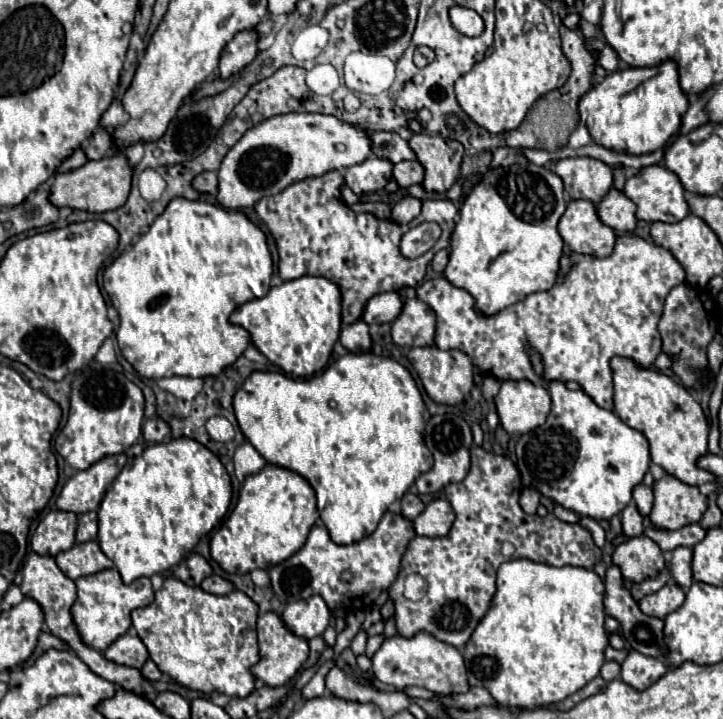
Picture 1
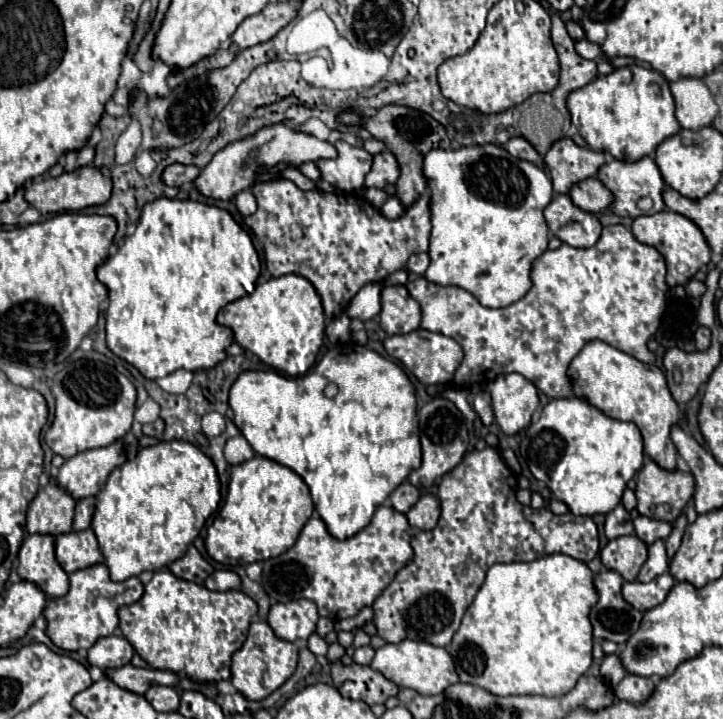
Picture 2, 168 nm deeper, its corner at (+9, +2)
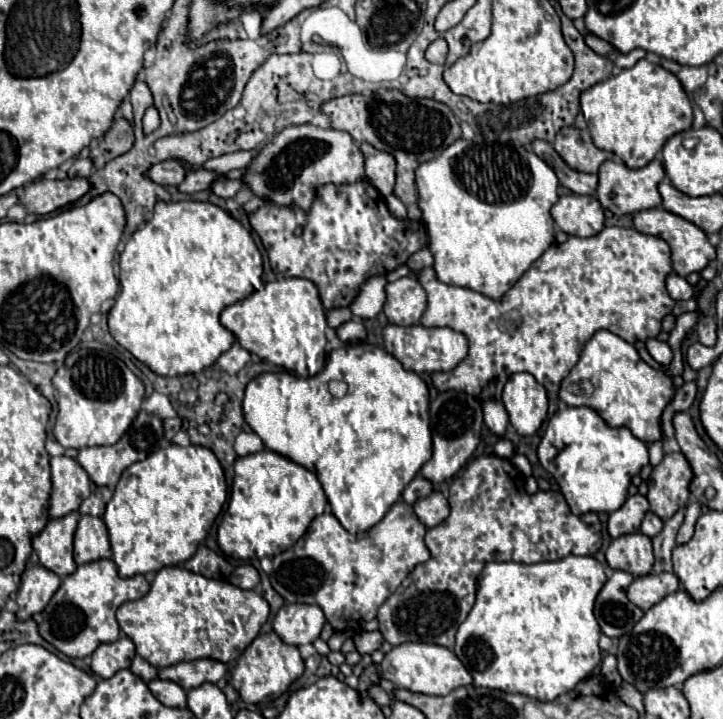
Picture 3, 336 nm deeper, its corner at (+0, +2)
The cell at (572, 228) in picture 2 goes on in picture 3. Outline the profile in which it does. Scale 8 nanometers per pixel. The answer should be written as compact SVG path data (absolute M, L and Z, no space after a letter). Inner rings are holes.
M563 194L551 208L551 216L563 232L581 238L595 236L605 226L603 208L595 196Z

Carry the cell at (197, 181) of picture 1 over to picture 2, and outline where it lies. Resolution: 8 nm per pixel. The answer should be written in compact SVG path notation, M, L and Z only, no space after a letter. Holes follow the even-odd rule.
M172 164L164 170L162 180L168 186L182 186L186 182L194 182L194 178L198 178L200 168L196 166L184 166L184 164Z

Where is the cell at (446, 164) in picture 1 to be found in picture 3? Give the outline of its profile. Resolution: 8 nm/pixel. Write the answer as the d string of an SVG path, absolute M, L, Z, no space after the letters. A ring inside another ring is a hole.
M381 88L371 96L347 94L331 98L321 104L321 112L329 116L331 128L345 130L353 136L357 144L367 142L377 150L389 152L395 158L395 188L393 194L407 206L409 220L419 220L421 210L417 208L417 188L415 188L415 168L433 156L439 156L449 144L461 138L459 120L451 108L443 102L431 98L409 98L399 90Z

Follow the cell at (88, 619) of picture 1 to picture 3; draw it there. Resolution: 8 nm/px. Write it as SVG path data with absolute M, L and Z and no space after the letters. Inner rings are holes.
M109 558L81 564L73 574L63 578L59 590L41 612L43 620L39 624L39 634L69 658L91 656L99 644L117 640L119 624L115 620L115 610L127 600L143 598L147 592L149 582L145 576L121 578L115 562Z

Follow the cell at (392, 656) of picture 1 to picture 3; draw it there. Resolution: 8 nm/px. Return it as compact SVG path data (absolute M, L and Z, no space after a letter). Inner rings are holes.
M405 642L395 646L389 654L385 654L381 662L381 676L391 680L397 688L407 688L411 692L433 696L447 696L451 690L459 686L469 686L473 682L467 668L449 648L421 642Z

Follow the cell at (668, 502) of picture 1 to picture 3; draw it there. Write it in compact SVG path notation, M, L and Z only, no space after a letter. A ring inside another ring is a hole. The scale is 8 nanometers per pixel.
M681 452L665 454L665 458L653 468L647 484L647 500L651 504L651 512L663 520L671 518L677 508L687 504L691 478L691 466Z

